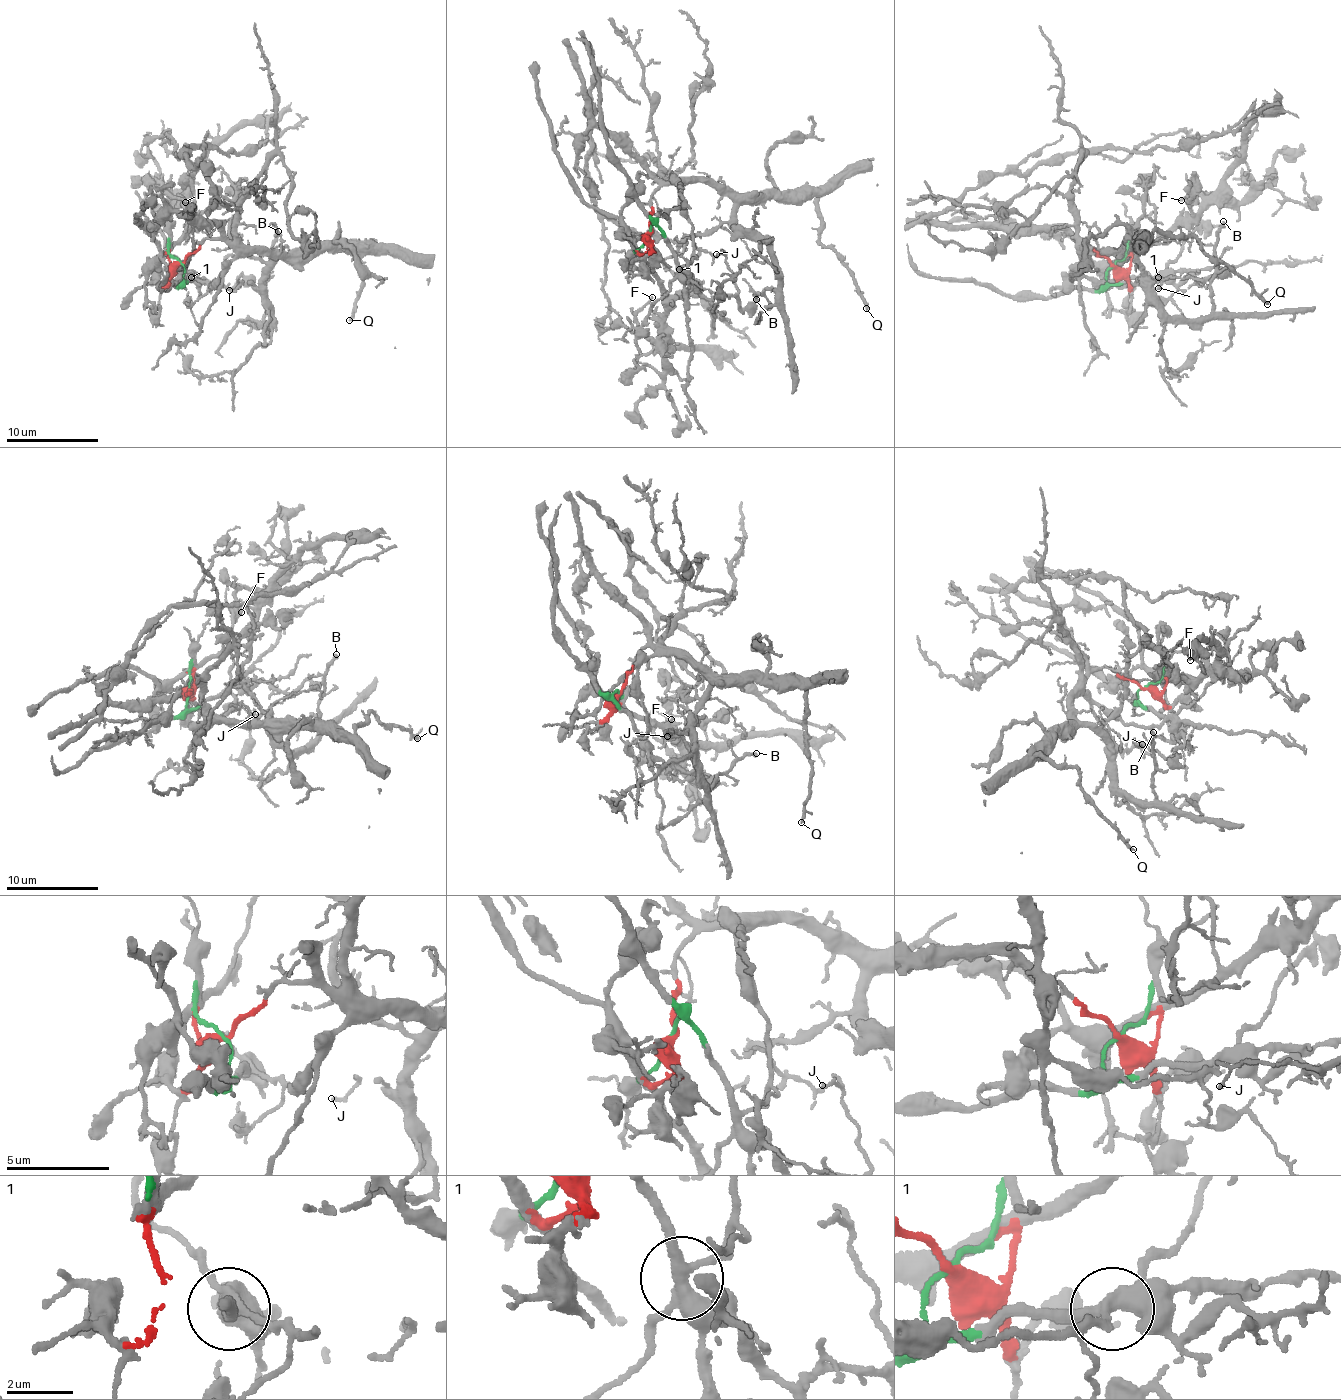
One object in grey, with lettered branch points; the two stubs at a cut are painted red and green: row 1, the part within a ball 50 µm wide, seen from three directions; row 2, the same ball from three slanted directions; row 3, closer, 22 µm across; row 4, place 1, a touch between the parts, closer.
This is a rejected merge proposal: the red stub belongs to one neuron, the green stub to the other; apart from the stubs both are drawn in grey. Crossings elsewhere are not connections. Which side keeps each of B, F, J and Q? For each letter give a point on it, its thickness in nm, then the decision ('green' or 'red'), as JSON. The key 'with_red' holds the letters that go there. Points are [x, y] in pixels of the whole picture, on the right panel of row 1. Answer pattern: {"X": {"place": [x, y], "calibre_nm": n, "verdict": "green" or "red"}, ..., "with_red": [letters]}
{"B": {"place": [1223, 221], "calibre_nm": 220, "verdict": "red"}, "F": {"place": [1181, 200], "calibre_nm": 130, "verdict": "red"}, "J": {"place": [1158, 288], "calibre_nm": 160, "verdict": "green"}, "Q": {"place": [1267, 304], "calibre_nm": 220, "verdict": "red"}, "with_red": ["B", "F", "Q"]}

